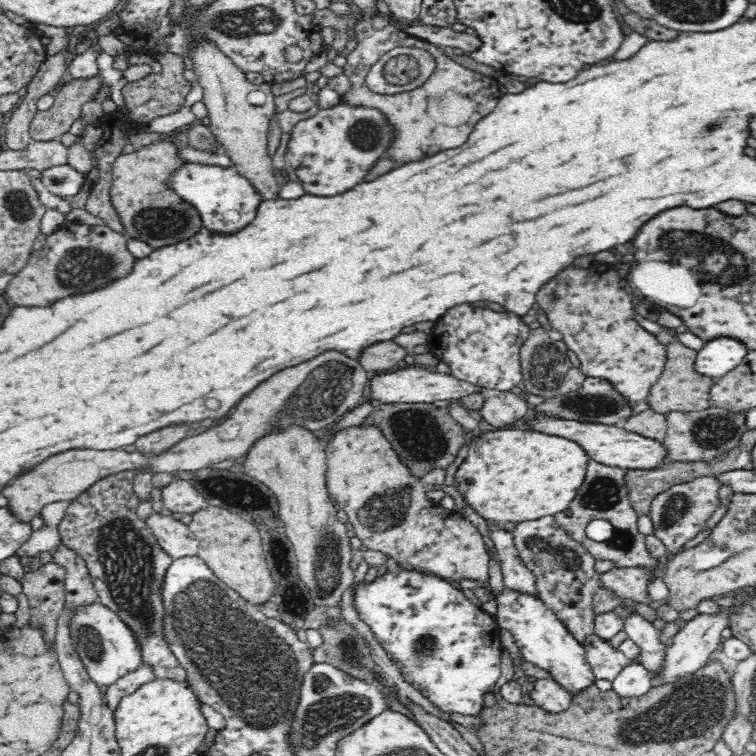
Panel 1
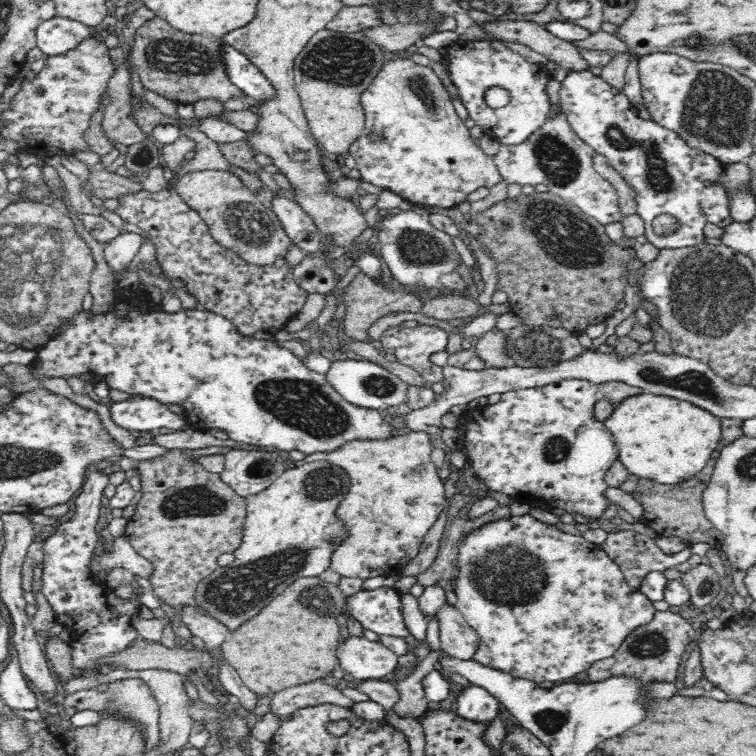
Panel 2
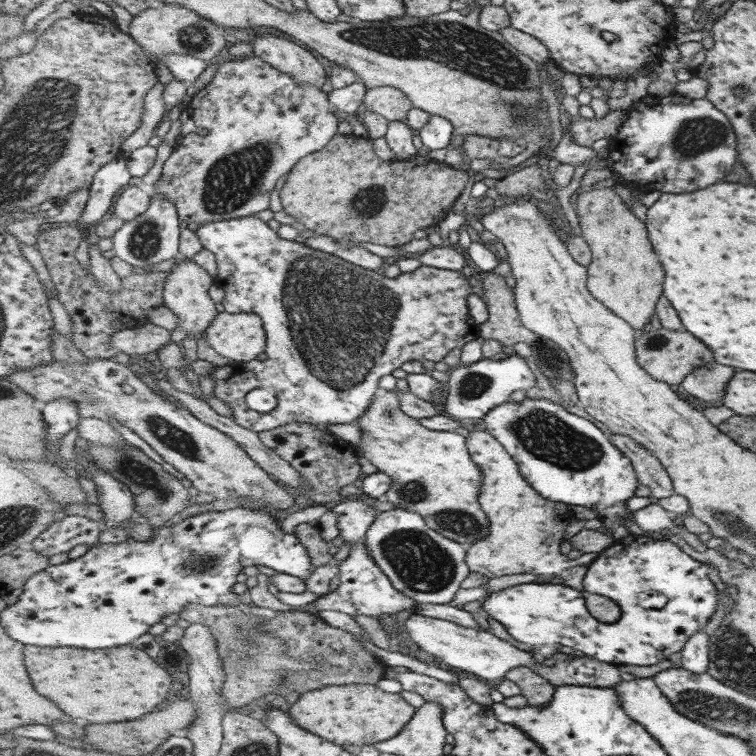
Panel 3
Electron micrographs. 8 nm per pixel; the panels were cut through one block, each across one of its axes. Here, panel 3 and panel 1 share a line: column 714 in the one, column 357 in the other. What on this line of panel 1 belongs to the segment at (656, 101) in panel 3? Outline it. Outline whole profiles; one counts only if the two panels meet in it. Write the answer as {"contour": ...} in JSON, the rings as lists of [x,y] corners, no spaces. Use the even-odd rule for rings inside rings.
{"contour":[[[341,101],[332,108],[320,109],[314,116],[300,120],[290,131],[286,146],[285,160],[290,167],[290,175],[304,186],[306,194],[314,196],[338,196],[360,184],[372,166],[390,150],[396,140],[396,127],[390,123],[388,115],[378,107],[352,105]]]}

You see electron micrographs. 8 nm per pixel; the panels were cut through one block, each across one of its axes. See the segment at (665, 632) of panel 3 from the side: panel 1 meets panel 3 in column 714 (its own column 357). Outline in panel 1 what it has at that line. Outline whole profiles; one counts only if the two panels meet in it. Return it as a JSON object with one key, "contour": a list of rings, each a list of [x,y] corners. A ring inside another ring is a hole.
{"contour":[[[401,568],[398,572],[384,572],[372,582],[358,582],[352,590],[352,604],[360,620],[370,628],[406,683],[411,684],[440,712],[471,716],[483,712],[486,708],[484,698],[488,694],[495,694],[501,678],[500,627],[490,614],[472,603],[457,585],[415,568]]]}

